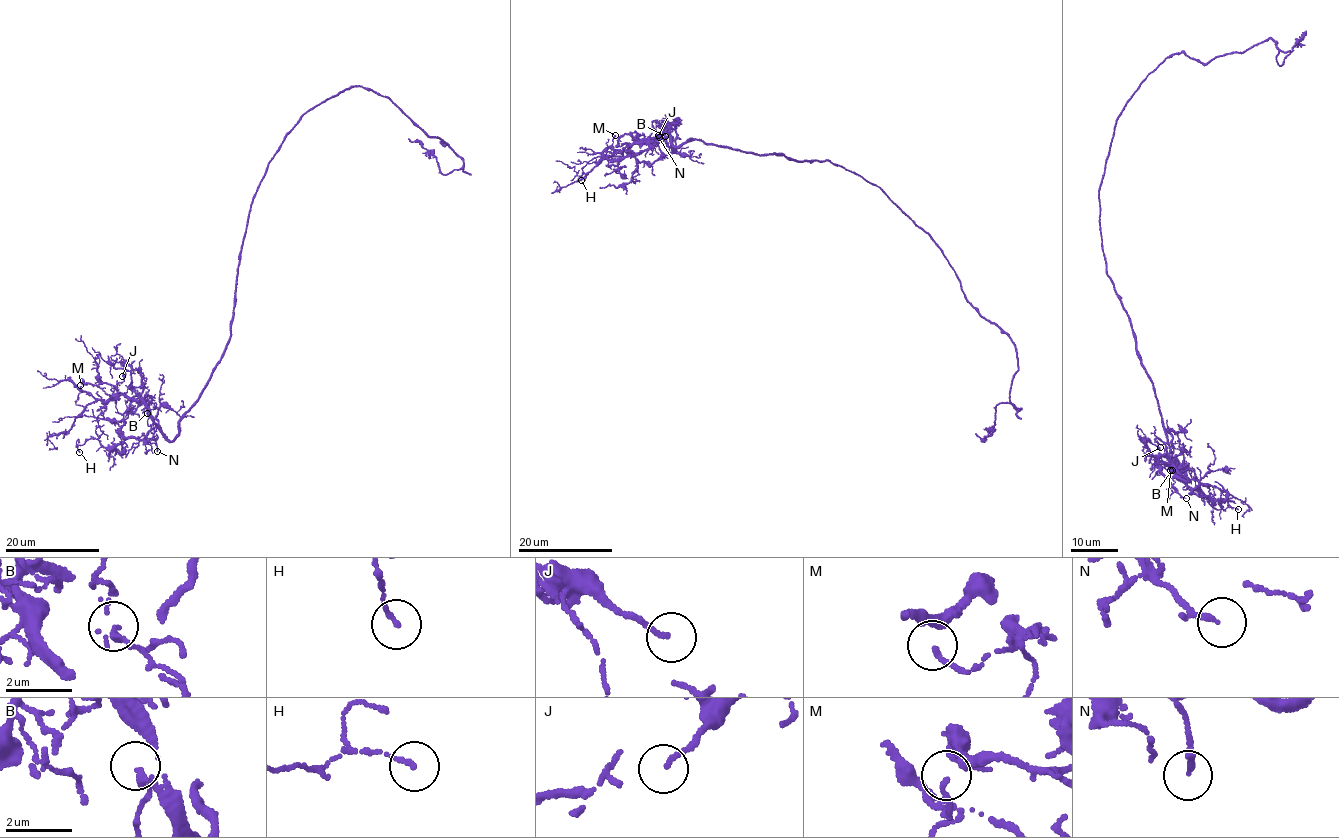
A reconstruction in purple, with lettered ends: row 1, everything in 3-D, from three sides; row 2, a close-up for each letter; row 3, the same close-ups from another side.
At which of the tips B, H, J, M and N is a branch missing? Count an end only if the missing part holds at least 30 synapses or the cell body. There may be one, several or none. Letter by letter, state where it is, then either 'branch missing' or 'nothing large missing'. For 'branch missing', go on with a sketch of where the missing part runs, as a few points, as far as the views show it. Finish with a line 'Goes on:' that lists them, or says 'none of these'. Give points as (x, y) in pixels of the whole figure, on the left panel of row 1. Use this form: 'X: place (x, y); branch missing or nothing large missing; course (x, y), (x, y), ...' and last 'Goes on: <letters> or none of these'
B: place (147, 413); nothing large missing
H: place (79, 452); nothing large missing
J: place (122, 376); nothing large missing
M: place (80, 385); nothing large missing
N: place (157, 451); nothing large missing
Goes on: none of these

